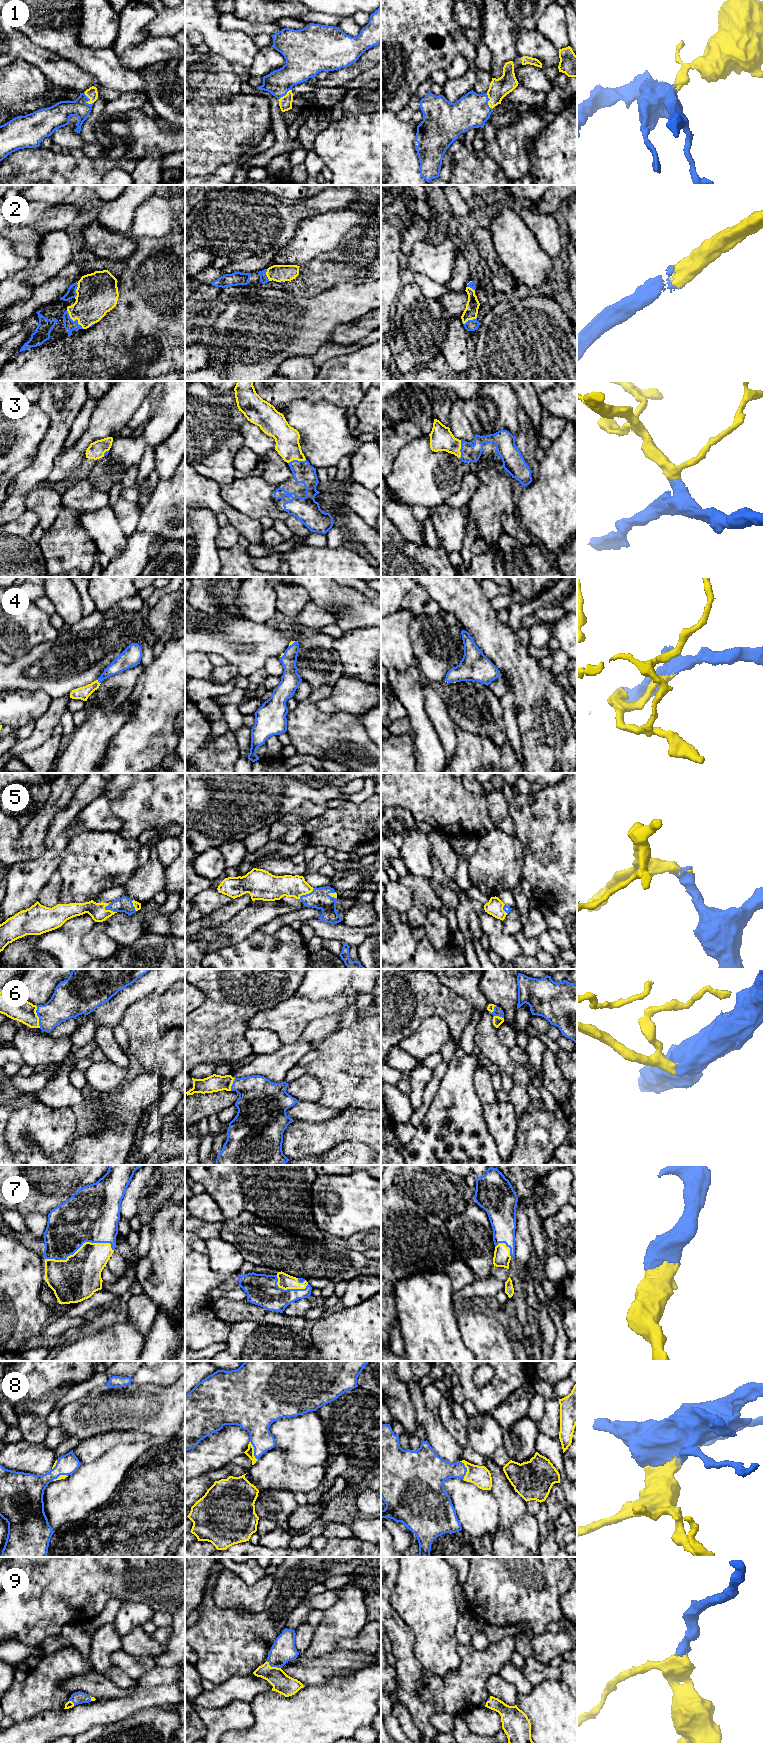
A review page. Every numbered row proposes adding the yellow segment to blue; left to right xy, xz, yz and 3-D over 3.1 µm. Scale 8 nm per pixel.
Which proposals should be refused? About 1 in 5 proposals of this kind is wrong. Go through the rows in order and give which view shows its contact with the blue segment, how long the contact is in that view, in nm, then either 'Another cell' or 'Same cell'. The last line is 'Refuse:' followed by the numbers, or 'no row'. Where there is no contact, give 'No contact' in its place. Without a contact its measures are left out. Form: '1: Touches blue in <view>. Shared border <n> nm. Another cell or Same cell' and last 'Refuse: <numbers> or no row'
1: Touches blue in xy. Shared border 120 nm. Same cell
2: Touches blue in xy. Shared border 200 nm. Same cell
3: Touches blue in xz. Shared border 150 nm. Same cell
4: Touches blue in xy. Shared border 40 nm. Same cell
5: Touches blue in xy. Shared border 110 nm. Same cell
6: Touches blue in xy. Shared border 180 nm. Same cell
7: Touches blue in xy. Shared border 440 nm. Same cell
8: Touches blue in yz. Shared border 150 nm. Same cell
9: Touches blue in xz. Shared border 130 nm. Same cell
Refuse: no row

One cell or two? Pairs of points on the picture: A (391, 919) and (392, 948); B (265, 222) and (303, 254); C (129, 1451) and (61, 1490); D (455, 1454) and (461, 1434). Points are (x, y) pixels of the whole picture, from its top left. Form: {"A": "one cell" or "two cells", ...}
{"A": "one cell", "B": "two cells", "C": "one cell", "D": "two cells"}

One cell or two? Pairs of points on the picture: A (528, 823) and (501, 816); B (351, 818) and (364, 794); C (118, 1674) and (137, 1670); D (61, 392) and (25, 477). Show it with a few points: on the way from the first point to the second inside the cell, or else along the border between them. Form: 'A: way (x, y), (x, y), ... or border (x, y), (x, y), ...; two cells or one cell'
A: border (508, 803), (508, 814), (513, 822), (515, 835); two cells
B: border (370, 796), (360, 802), (349, 801); two cells
C: border (113, 1666), (123, 1670), (134, 1681); two cells
D: way (56, 413), (56, 436), (45, 457); one cell

